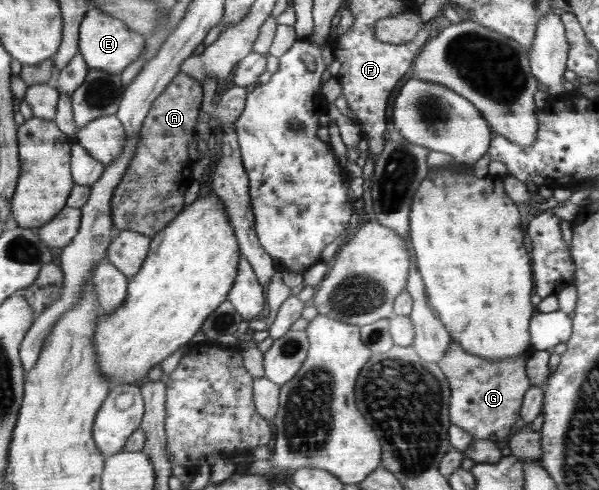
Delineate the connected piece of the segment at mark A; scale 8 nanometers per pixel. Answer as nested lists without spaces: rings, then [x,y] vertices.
[[[181,72],[153,101],[139,129],[141,139],[137,143],[136,153],[113,193],[111,216],[115,234],[126,230],[139,231],[139,234],[149,235],[153,239],[182,212],[185,204],[183,196],[190,186],[191,168],[183,164],[189,162],[189,143],[196,137],[196,124],[203,118],[201,102],[202,84]]]

